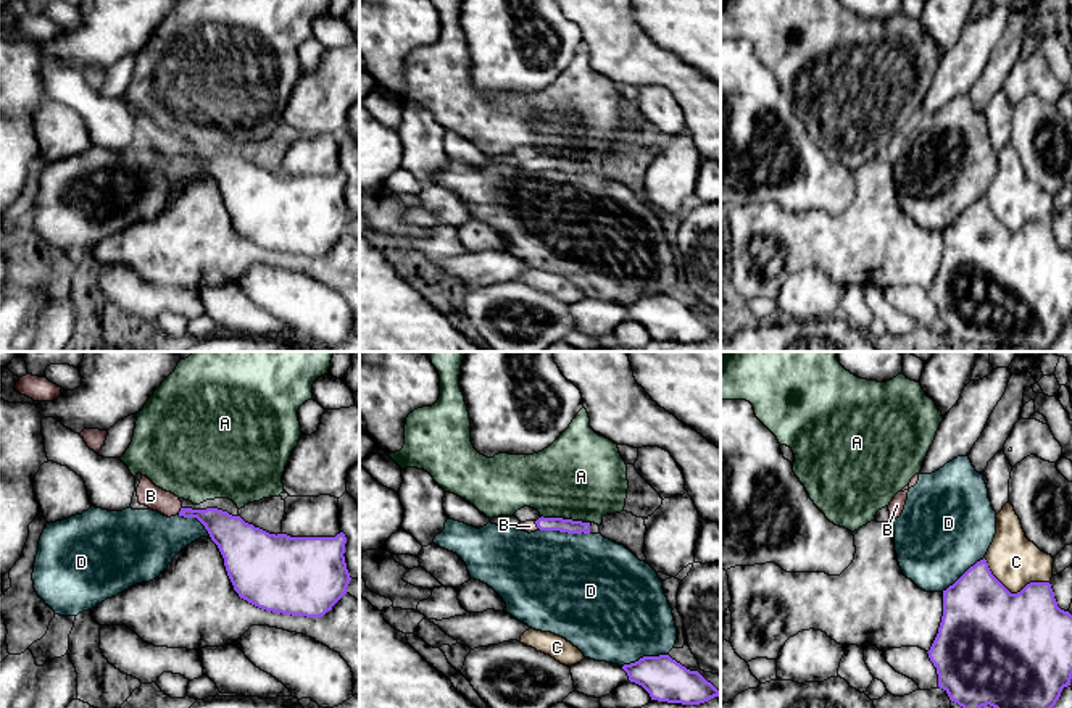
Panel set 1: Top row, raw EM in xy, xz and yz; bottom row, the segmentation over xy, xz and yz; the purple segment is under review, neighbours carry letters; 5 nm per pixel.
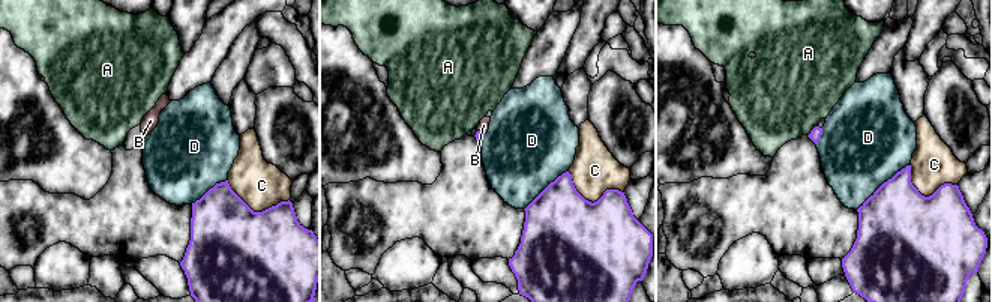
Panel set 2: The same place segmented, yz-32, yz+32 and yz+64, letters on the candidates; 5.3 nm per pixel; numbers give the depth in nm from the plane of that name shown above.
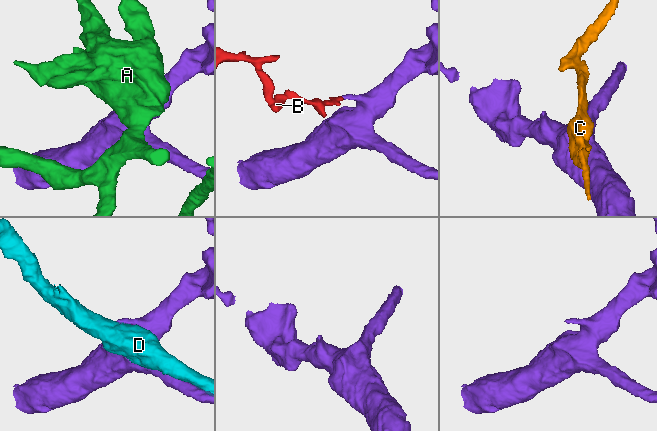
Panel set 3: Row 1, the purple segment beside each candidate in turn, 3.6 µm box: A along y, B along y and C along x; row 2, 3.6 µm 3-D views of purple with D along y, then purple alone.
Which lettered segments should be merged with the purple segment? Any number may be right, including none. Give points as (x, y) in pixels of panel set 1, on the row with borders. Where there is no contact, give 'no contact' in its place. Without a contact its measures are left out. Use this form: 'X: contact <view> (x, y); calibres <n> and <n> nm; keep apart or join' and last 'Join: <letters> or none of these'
A: contact xz (566, 520); calibres 70 and 440 nm; keep apart
B: contact xz (536, 523); calibres 70 and 60 nm; join
C: contact yz (1013, 594); calibres 500 and 260 nm; keep apart
D: contact xz (645, 657); calibres 220 and 480 nm; keep apart
Join: B

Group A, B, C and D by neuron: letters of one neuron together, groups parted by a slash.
A / B / C / D

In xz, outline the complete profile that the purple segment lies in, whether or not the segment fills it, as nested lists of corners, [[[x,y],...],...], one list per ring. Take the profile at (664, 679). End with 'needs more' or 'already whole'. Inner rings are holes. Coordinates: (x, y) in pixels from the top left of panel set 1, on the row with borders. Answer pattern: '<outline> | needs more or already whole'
[[[669,655],[643,656],[635,663],[624,664],[629,681],[642,685],[651,700],[700,705],[714,697],[719,690],[698,671],[690,671]]] | already whole

